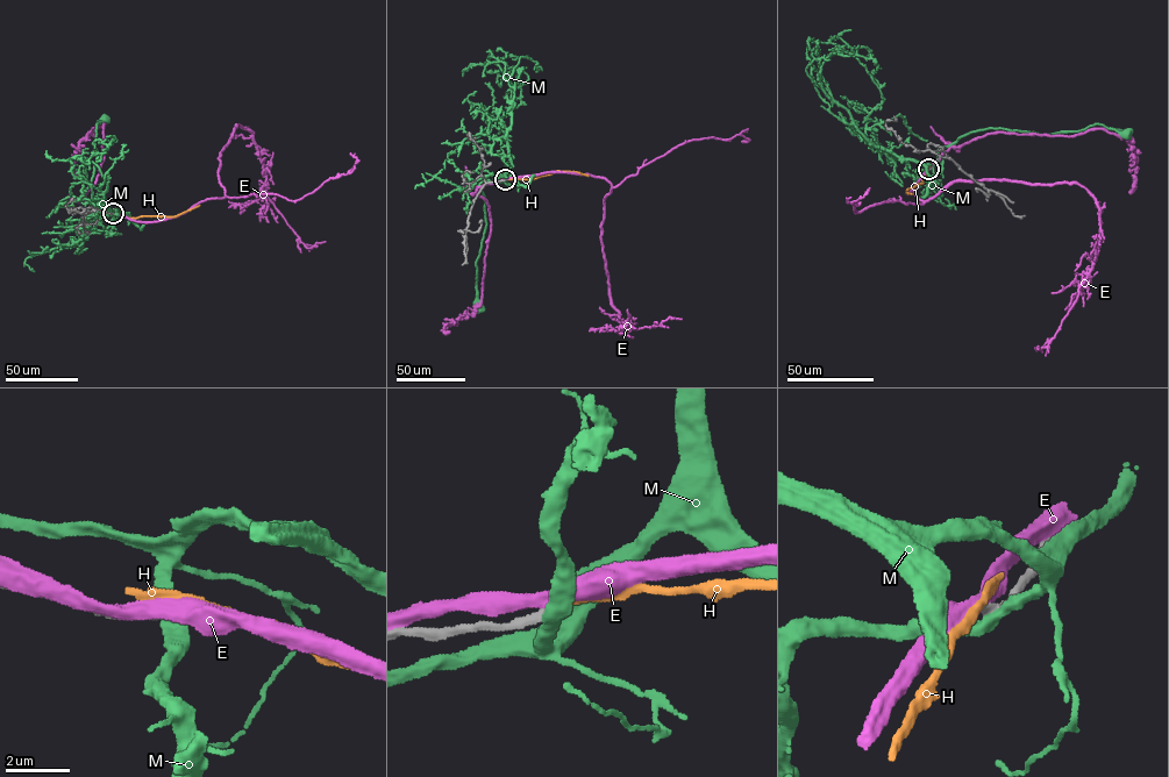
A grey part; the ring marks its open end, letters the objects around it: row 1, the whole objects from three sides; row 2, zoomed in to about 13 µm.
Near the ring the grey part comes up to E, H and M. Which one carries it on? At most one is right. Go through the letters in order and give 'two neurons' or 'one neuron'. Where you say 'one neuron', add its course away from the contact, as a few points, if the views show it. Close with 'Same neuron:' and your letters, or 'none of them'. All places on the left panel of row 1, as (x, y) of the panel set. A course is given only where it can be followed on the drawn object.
E: two neurons
H: two neurons
M: two neurons
Same neuron: none of them

